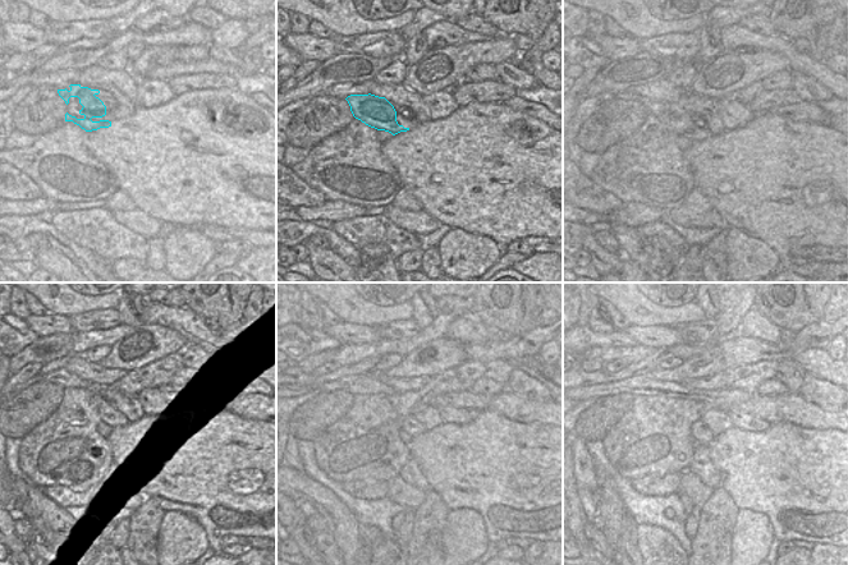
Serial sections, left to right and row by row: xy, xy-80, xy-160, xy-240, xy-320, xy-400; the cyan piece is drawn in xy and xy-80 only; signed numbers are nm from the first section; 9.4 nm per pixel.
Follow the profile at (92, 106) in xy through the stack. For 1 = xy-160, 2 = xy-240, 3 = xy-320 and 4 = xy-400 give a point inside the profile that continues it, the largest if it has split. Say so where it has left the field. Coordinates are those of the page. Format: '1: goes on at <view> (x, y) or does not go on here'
1: goes on at xy-160 (674, 118)
2: goes on at xy-240 (119, 418)
3: goes on at xy-320 (411, 425)
4: goes on at xy-400 (701, 432)

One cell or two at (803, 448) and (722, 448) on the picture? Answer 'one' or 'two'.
one

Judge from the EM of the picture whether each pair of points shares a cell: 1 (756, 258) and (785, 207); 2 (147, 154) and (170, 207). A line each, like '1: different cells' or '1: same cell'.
1: different cells
2: same cell

